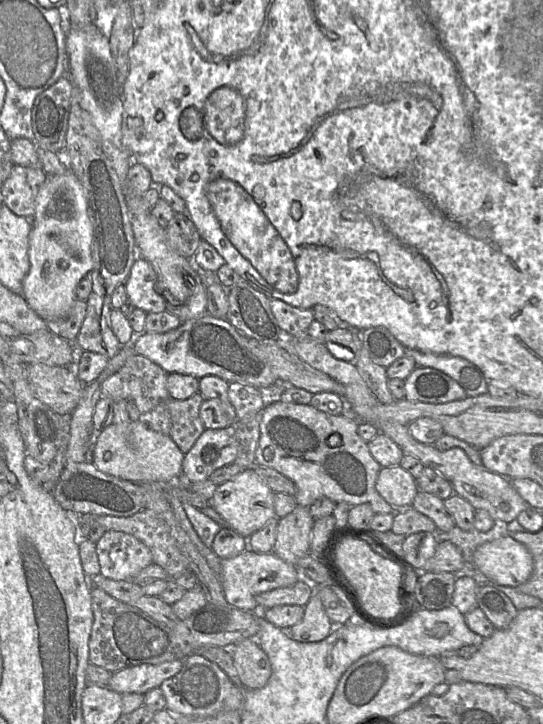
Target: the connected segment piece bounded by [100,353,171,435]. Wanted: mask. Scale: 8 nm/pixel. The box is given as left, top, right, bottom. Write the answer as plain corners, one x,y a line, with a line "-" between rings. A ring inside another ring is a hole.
133,353
125,364
114,374
100,383
101,397
112,400
133,400
139,410
139,420
152,430
170,435
171,420
167,408
170,394
166,387
168,373
149,358

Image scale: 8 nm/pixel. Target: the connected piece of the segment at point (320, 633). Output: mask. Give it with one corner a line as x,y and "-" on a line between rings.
313,594
304,607
303,620
287,632
295,641
310,643
324,640
334,628
335,625
326,614
321,600

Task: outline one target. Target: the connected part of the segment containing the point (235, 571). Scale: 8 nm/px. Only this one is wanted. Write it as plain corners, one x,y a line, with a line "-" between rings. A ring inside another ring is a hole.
244,551
238,556
229,559
222,559
222,573
220,581
227,603
247,611
258,611
256,596
278,588
285,588
294,585
302,579
299,570
280,559
274,553
256,553

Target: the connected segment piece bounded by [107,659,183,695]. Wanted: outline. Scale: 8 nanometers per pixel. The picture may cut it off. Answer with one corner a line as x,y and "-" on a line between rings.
183,660
160,664
141,664
127,667
112,674
108,687
121,695
126,693
145,694
158,688
166,679
176,675
183,667

